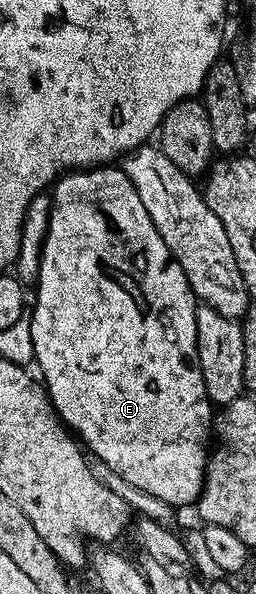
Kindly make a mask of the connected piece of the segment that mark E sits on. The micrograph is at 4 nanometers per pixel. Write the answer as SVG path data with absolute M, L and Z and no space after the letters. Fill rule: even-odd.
M121 168L75 170L63 174L54 183L50 198L48 232L42 245L42 254L38 257L36 289L38 291L34 294L31 316L34 362L42 373L40 378L50 399L50 405L54 407L54 413L81 439L85 449L91 455L95 454L93 457L97 461L108 464L108 468L124 476L128 484L136 484L140 492L148 492L148 496L156 496L156 500L164 500L173 508L186 506L189 502L190 505L197 503L198 497L202 495L202 485L206 479L208 443L212 438L212 403L204 388L204 376L200 372L196 340L196 316L199 303L188 284L188 276L184 276L180 264L170 256L168 244L160 240L160 232L156 232L156 224L152 224L152 216L148 216L148 208L144 208L144 203L140 200L140 192L136 192L132 180L128 180L128 176Z

